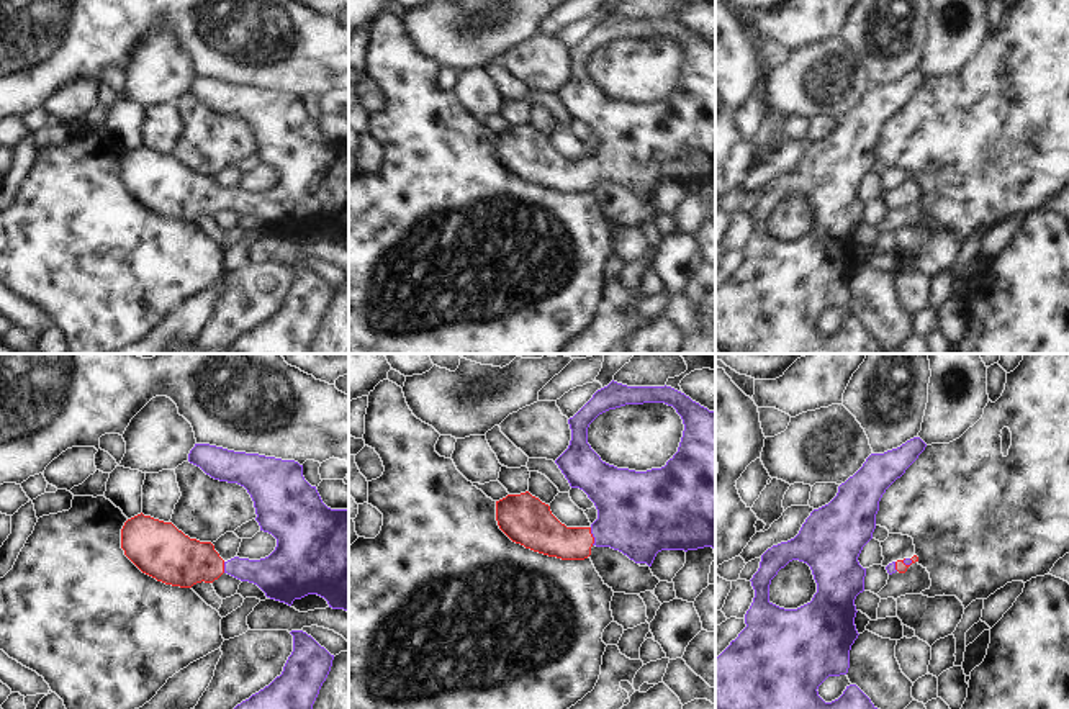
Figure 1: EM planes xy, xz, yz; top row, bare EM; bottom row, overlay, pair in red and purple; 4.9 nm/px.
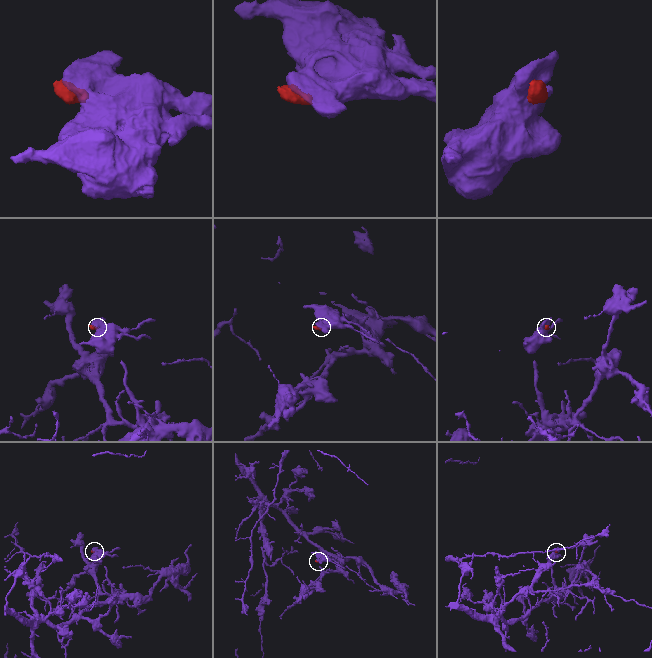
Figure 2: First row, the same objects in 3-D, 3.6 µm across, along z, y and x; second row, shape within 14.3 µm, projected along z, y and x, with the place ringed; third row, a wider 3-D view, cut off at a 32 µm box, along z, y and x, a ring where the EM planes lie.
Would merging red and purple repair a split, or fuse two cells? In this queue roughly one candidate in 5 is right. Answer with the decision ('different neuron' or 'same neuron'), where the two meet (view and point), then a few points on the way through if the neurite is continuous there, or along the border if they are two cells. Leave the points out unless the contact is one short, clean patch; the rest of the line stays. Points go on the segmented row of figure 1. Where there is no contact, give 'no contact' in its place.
same neuron; meets red in xz at (591, 536); runs through xz (541, 531), (547, 536), (591, 536), (631, 521), (637, 514)

